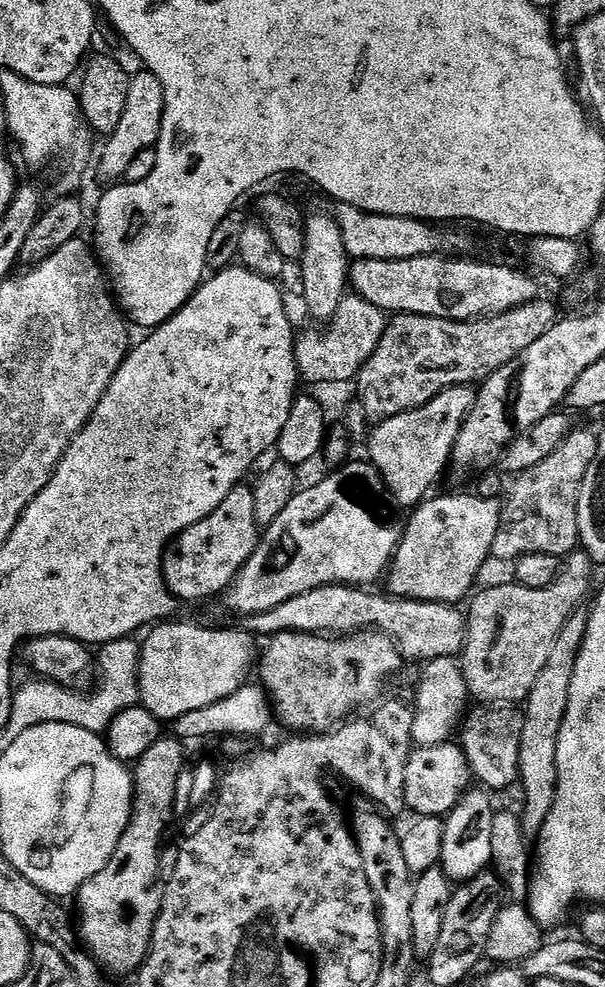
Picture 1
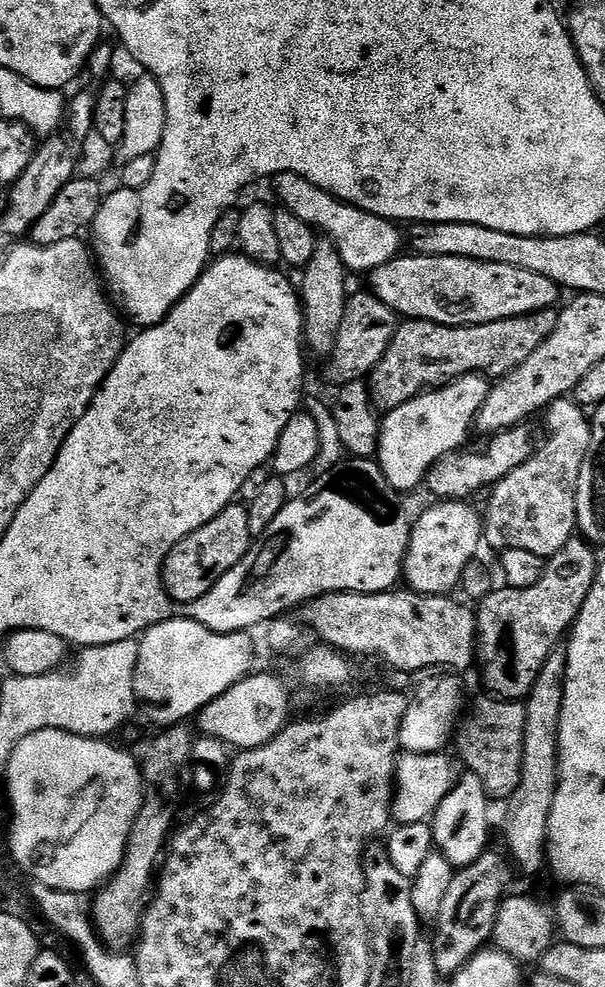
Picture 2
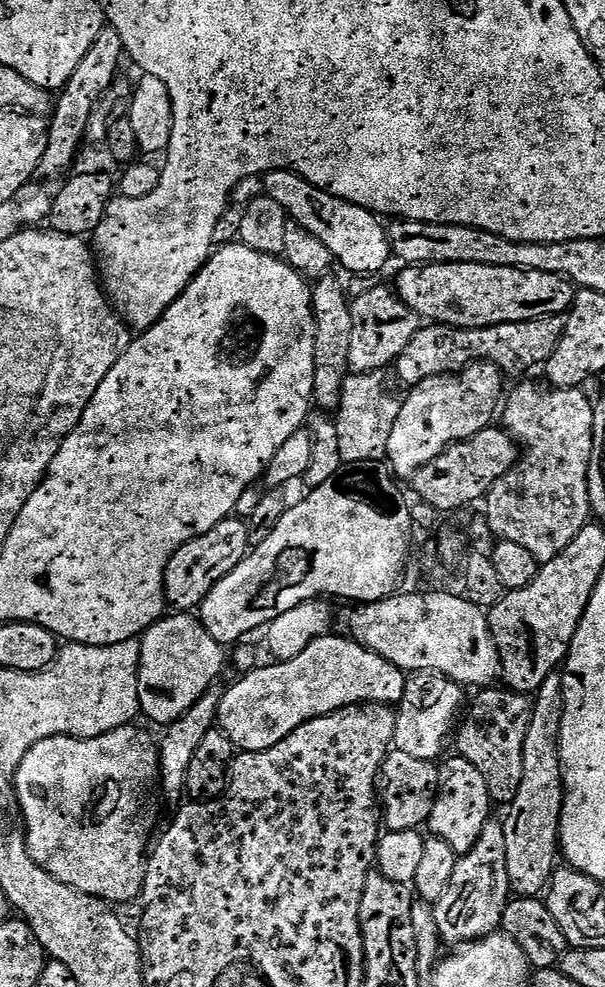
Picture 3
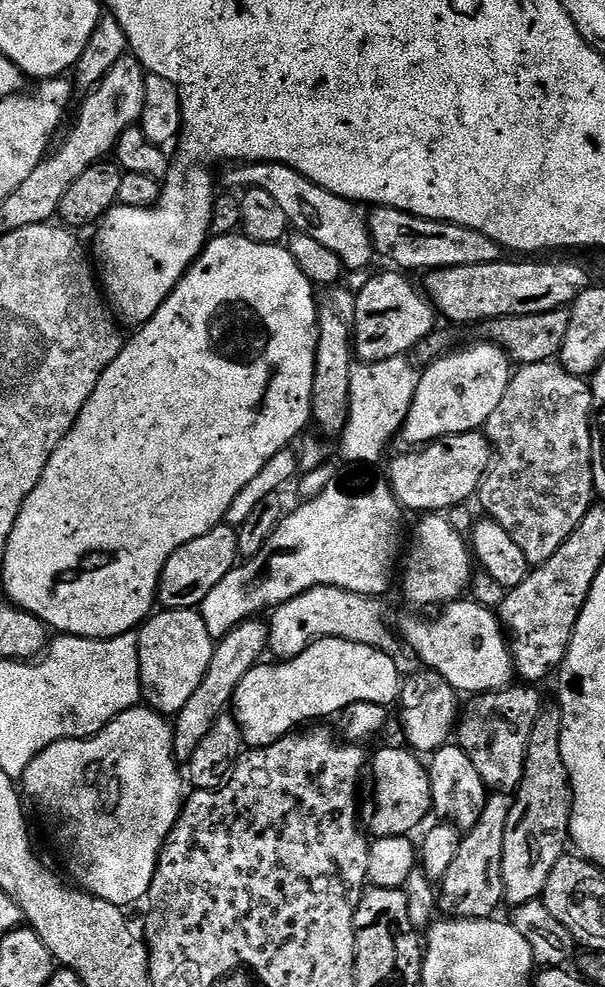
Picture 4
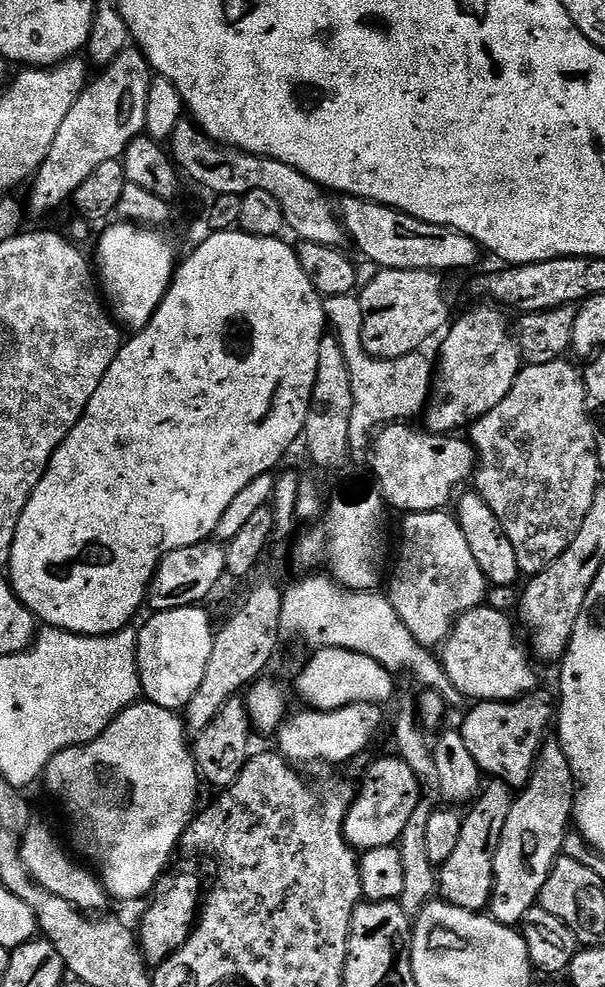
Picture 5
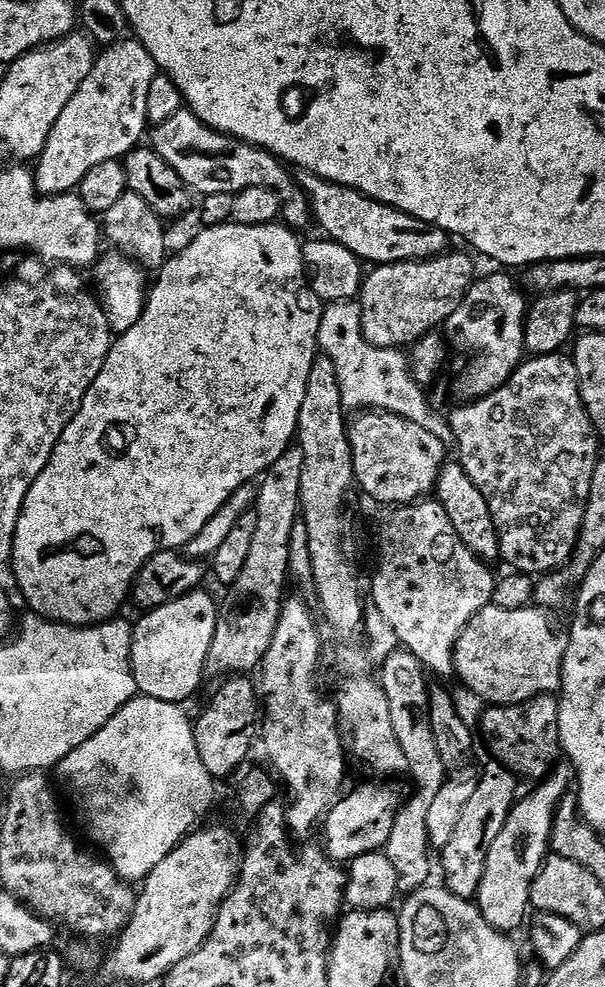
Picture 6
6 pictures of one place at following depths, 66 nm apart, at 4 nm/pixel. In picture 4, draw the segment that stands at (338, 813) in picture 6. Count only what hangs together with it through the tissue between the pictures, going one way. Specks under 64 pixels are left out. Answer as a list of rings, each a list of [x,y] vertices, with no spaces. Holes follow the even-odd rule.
[[[401,747],[380,748],[376,757],[370,760],[372,809],[368,812],[366,828],[376,838],[408,836],[432,812],[432,780],[428,776],[425,761],[416,752]]]

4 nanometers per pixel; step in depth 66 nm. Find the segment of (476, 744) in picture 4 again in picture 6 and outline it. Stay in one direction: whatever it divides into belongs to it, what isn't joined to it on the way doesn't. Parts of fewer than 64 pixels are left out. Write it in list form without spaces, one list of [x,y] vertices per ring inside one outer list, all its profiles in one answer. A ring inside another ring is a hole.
[[[555,695],[538,696],[529,704],[485,707],[478,728],[484,731],[485,742],[496,755],[493,756],[495,763],[507,768],[521,781],[545,780],[561,759],[560,702]]]

